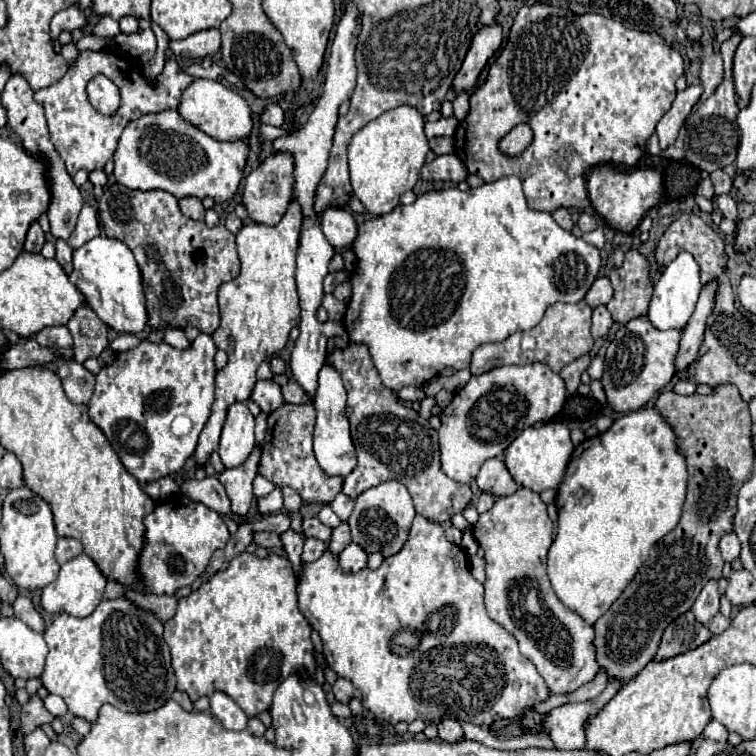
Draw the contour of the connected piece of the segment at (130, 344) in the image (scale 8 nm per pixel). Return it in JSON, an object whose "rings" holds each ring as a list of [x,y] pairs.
{"rings":[[[119,334],[116,339],[110,343],[110,348],[114,352],[124,352],[136,348],[140,344],[140,338],[133,334]]]}

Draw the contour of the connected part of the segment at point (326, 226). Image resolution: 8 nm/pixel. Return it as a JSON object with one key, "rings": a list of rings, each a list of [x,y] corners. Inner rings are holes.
{"rings":[[[328,206],[322,214],[322,232],[326,240],[336,248],[348,248],[356,238],[356,220],[348,208],[342,206]]]}

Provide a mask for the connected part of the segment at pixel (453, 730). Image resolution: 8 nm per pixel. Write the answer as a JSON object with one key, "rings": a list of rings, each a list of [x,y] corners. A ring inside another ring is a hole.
{"rings":[[[444,720],[442,724],[438,724],[438,734],[442,740],[446,742],[458,742],[464,738],[464,732],[462,732],[462,726],[460,722],[456,720]]]}

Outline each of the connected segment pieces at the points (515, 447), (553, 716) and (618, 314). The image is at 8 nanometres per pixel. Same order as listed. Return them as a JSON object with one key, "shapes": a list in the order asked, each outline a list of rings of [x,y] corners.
{"shapes":[[[[546,422],[526,428],[504,452],[506,468],[510,470],[516,484],[530,488],[532,492],[542,492],[548,488],[558,488],[570,456],[574,452],[574,444],[570,440],[570,430],[562,422]]],[[[614,680],[606,686],[606,690],[596,698],[596,700],[590,700],[590,702],[582,702],[582,704],[564,704],[564,706],[558,706],[554,710],[550,710],[546,714],[546,718],[542,720],[542,734],[546,734],[552,742],[554,742],[554,748],[558,750],[582,750],[584,748],[584,722],[588,716],[596,714],[622,686],[624,682],[622,680]]],[[[628,250],[622,266],[612,268],[608,276],[614,286],[614,298],[608,302],[614,322],[626,324],[632,318],[646,316],[654,292],[648,258],[638,250]]]]}

